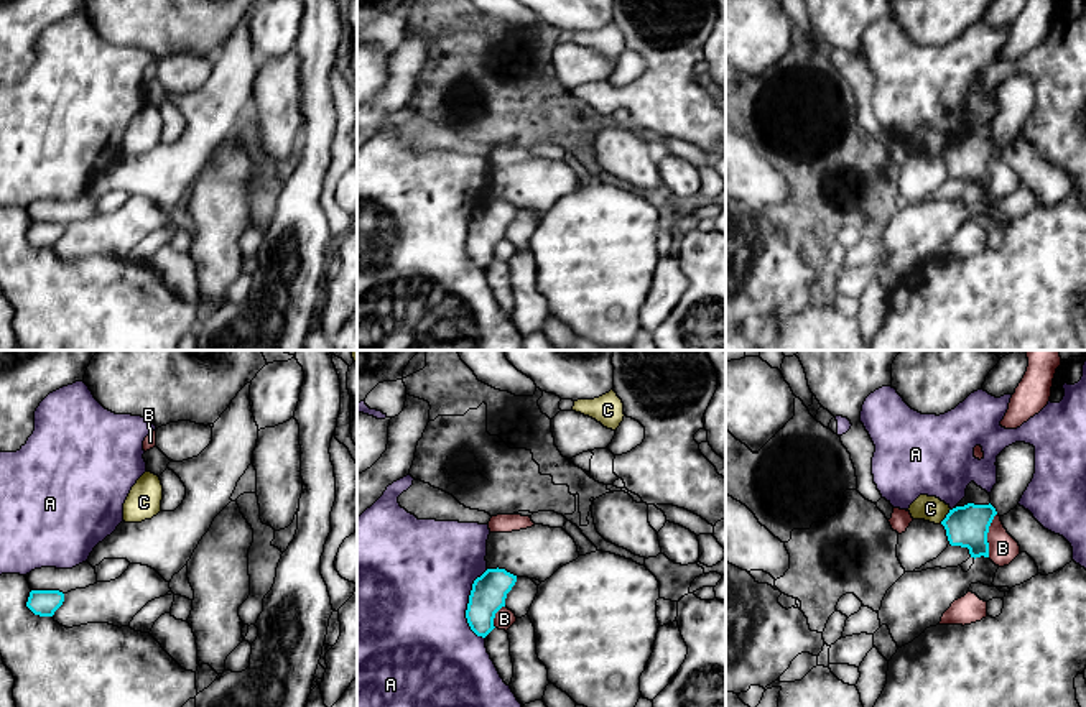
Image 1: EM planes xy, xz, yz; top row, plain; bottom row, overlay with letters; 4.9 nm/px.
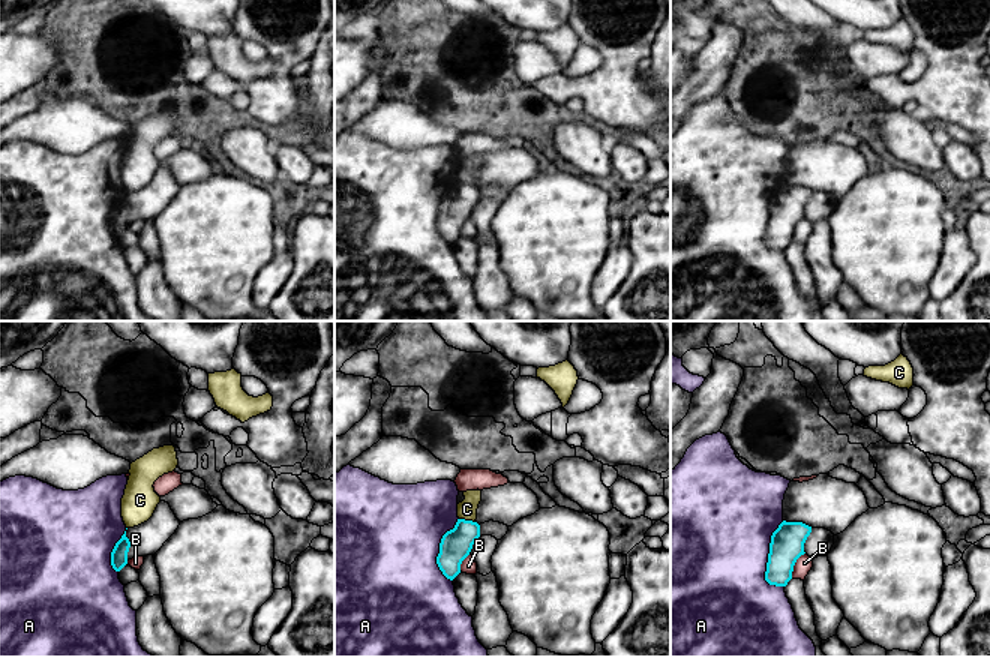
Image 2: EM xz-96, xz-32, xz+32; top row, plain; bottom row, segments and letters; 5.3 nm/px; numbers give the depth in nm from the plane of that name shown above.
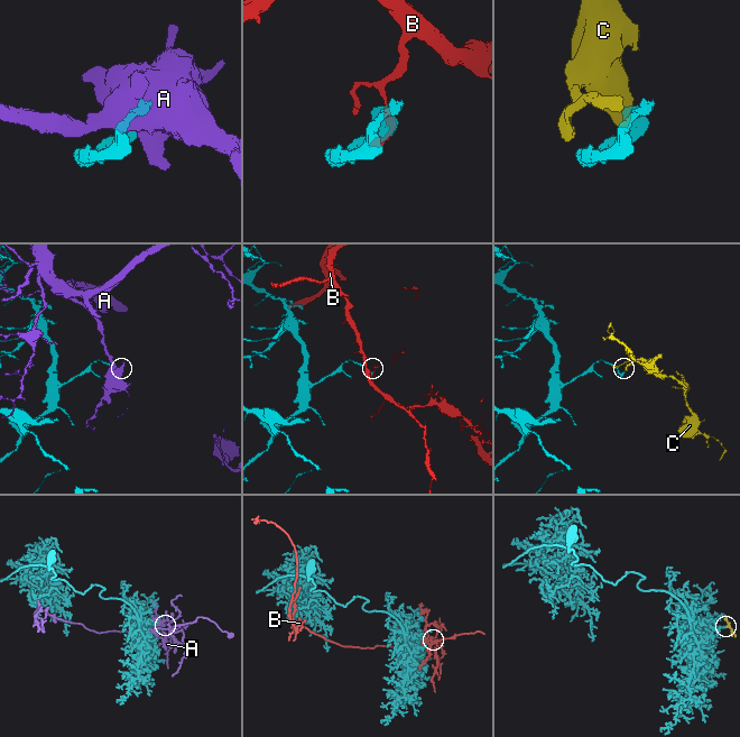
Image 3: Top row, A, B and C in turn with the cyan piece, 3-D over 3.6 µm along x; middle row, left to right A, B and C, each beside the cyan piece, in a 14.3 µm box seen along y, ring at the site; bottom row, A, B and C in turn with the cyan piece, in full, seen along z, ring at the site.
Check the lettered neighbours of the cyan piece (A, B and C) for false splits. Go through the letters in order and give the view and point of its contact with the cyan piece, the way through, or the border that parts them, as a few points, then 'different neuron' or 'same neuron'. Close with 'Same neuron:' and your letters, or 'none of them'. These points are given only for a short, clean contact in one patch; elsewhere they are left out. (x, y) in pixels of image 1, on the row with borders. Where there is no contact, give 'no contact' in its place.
A: contact xz (468, 604); different neuron
B: contact yz (986, 535); different neuron
C: contact yz (946, 517); border yz (950, 508), (940, 523); different neuron
Same neuron: none of them

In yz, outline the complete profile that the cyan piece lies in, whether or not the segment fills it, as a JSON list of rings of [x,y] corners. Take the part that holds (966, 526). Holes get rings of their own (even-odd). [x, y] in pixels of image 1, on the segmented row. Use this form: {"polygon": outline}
{"polygon": [[[968,503],[949,510],[941,524],[951,546],[968,548],[974,559],[989,557],[987,533],[996,515],[997,511],[991,503]]]}

